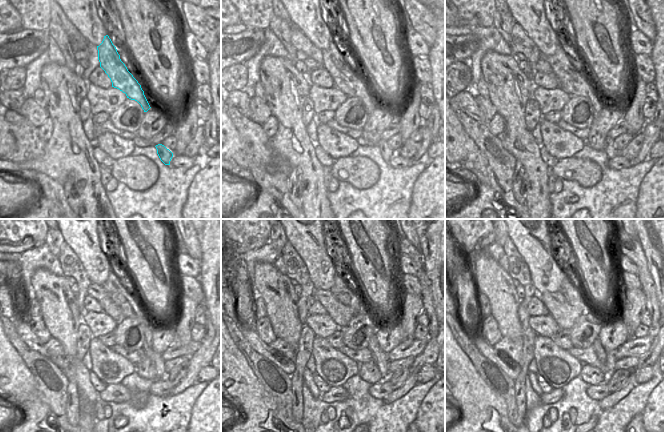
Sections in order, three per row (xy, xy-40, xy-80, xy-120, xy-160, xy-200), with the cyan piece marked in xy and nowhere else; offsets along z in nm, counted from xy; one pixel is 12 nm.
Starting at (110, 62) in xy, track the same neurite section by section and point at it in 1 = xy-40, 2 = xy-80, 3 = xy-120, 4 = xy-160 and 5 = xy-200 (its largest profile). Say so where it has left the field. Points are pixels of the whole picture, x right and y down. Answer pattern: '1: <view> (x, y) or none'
1: xy-40 (345, 78)
2: xy-80 (571, 80)
3: xy-120 (121, 295)
4: xy-160 (346, 294)
5: xy-200 (569, 289)

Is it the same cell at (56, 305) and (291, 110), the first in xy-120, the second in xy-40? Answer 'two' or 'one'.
one

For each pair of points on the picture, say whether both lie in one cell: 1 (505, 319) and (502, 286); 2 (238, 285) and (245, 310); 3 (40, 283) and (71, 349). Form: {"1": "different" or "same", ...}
{"1": "same", "2": "same", "3": "same"}

